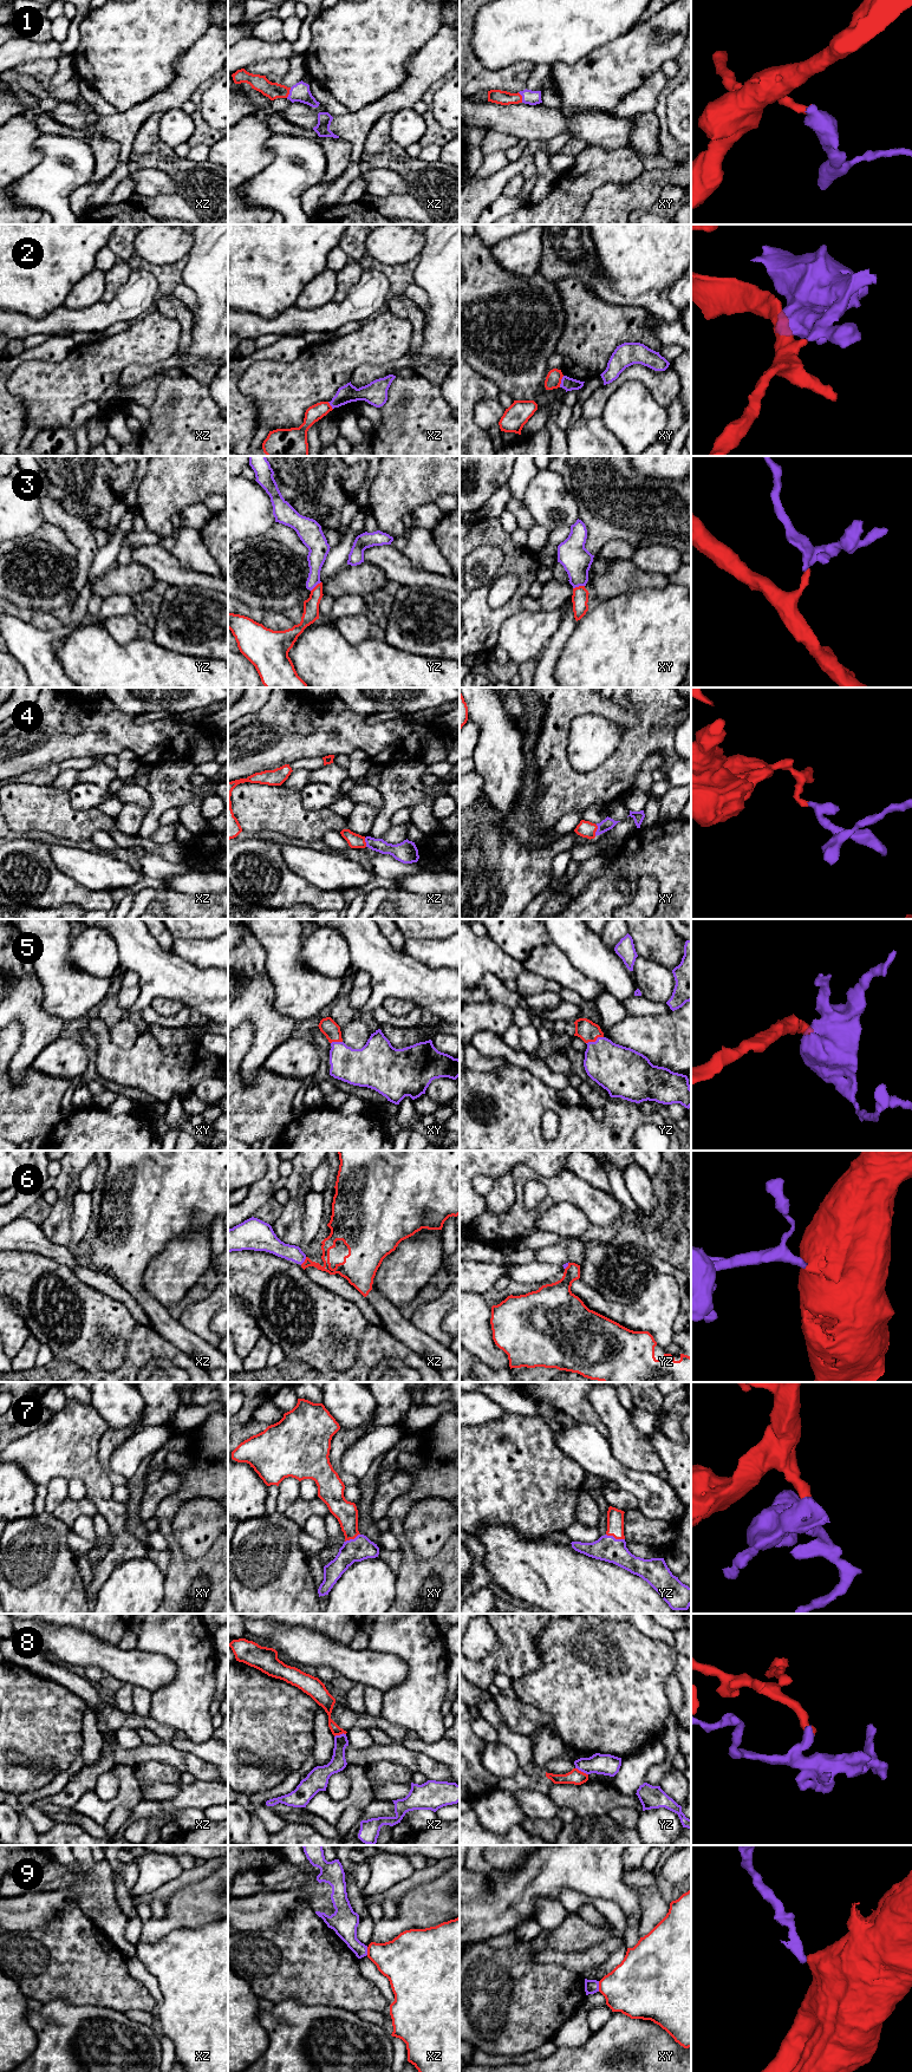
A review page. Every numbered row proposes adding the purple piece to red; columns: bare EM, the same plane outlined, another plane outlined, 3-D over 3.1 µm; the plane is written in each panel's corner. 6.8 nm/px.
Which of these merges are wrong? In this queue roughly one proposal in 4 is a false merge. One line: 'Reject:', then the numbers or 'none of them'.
Reject: 2, 3, 8, 9

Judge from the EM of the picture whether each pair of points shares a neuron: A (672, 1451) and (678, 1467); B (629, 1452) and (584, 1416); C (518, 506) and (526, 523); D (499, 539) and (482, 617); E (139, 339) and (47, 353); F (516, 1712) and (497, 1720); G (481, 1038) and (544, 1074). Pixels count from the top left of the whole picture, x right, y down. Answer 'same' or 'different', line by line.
A: same
B: different
C: same
D: same
E: different
F: different
G: same

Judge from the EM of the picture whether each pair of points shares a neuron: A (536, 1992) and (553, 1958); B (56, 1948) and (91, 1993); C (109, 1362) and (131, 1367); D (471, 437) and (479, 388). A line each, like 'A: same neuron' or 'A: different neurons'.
A: different neurons
B: same neuron
C: different neurons
D: same neuron

